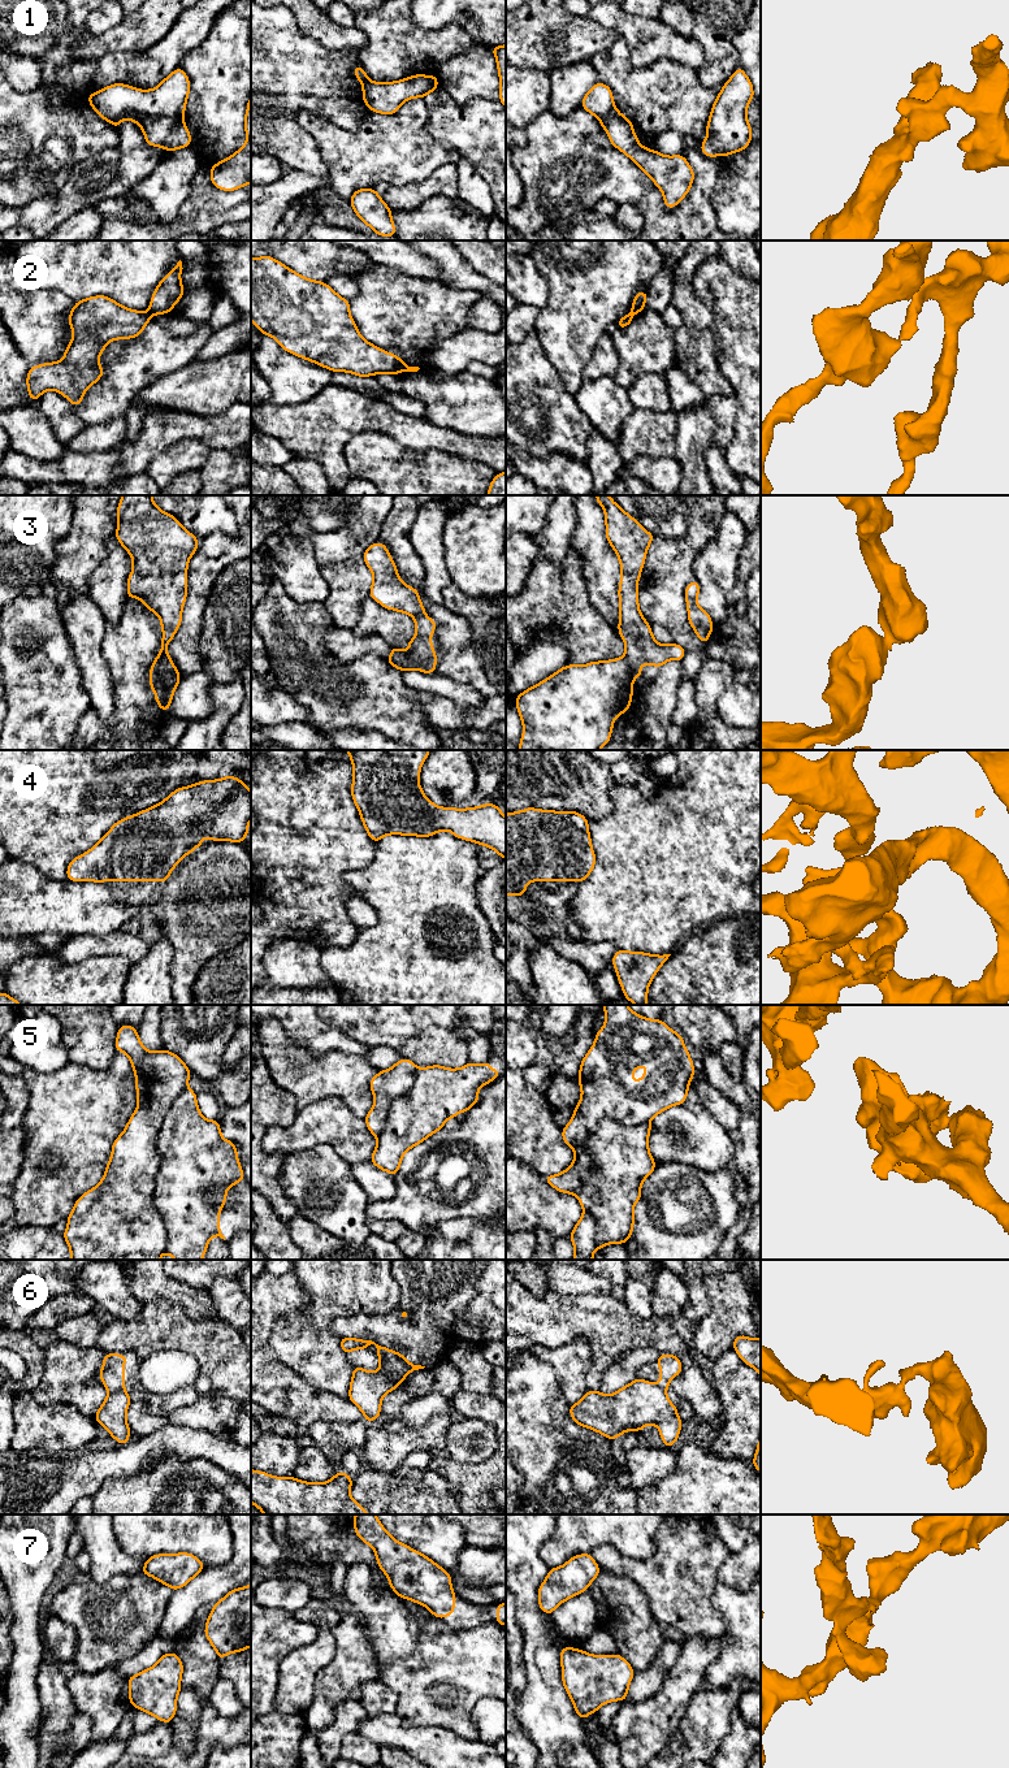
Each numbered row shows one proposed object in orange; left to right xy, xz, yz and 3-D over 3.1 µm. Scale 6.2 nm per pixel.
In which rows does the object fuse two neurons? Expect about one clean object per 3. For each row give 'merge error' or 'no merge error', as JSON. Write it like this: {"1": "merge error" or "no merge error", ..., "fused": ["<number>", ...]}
{"1": "merge error", "2": "merge error", "3": "merge error", "4": "no merge error", "5": "merge error", "6": "merge error", "7": "no merge error", "fused": ["1", "2", "3", "5", "6"]}

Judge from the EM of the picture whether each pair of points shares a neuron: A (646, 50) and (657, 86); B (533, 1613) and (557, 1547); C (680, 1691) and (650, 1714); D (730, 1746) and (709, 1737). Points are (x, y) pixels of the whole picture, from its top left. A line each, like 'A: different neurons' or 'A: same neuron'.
A: different neurons
B: different neurons
C: same neuron
D: different neurons

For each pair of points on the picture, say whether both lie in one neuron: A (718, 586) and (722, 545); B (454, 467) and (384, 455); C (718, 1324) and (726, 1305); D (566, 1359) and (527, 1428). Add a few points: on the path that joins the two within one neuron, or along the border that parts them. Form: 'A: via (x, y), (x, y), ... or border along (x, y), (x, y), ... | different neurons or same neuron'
A: via (718, 576), (718, 558), (720, 555) | same neuron
B: via (437, 468), (401, 468) | same neuron
C: via (722, 1320), (726, 1316), (726, 1309) | same neuron
D: border along (533, 1356), (545, 1360), (553, 1368), (568, 1404) | different neurons

